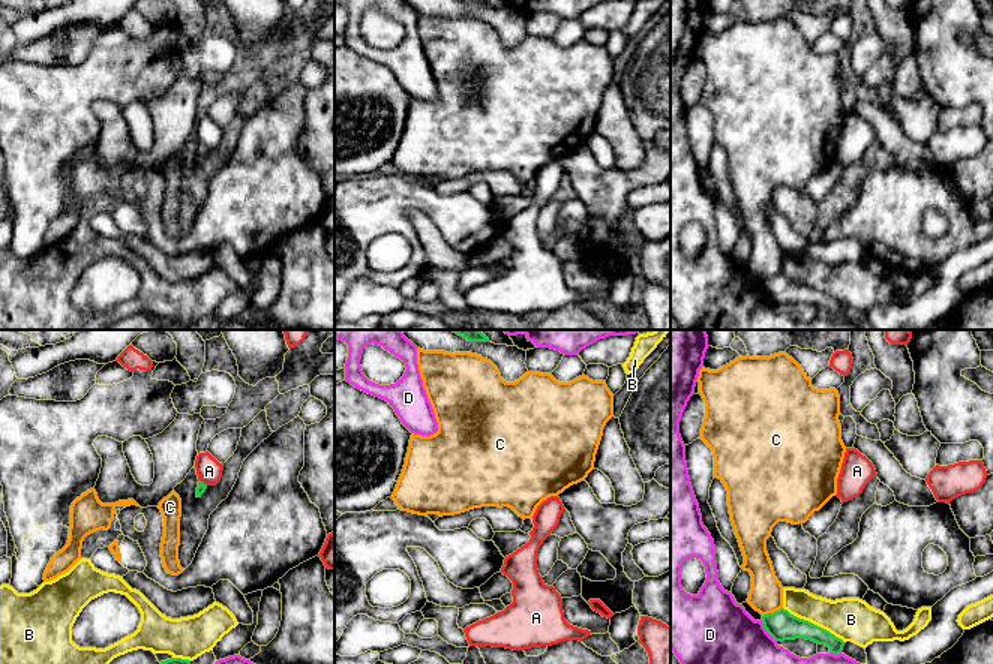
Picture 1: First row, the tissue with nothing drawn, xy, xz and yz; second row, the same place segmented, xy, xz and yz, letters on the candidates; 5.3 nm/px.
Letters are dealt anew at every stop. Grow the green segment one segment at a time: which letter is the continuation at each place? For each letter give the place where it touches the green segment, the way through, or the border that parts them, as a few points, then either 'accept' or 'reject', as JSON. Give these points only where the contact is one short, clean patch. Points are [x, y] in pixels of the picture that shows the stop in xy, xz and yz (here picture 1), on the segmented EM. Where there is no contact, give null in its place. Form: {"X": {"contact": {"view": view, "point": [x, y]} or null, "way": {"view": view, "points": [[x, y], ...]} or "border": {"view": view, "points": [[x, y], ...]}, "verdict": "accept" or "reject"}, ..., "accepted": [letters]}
{"A": {"contact": {"view": "xy", "point": [203, 483]}, "border": {"view": "xy", "points": [[200, 480], [206, 486]]}, "verdict": "reject"}, "B": {"contact": {"view": "yz", "point": [813, 624]}, "verdict": "reject"}, "C": {"contact": {"view": "yz", "point": [771, 613]}, "verdict": "reject"}, "D": {"contact": {"view": "yz", "point": [767, 631]}, "verdict": "reject"}, "accepted": []}

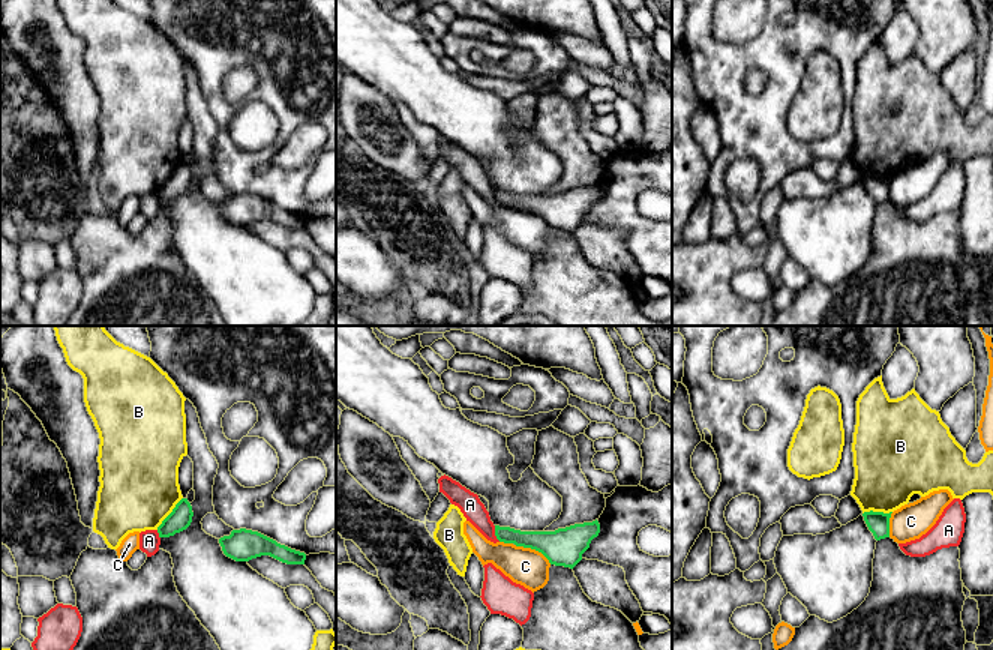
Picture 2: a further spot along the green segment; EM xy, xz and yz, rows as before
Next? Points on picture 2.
{"A": {"contact": {"view": "xz", "point": [495, 533]}, "border": {"view": "xz", "points": [[494, 526], [494, 535], [500, 541]]}, "verdict": "reject"}, "B": {"contact": {"view": "xy", "point": [170, 514]}, "verdict": "reject"}, "C": {"contact": {"view": "xz", "point": [533, 548]}, "verdict": "reject"}, "accepted": []}

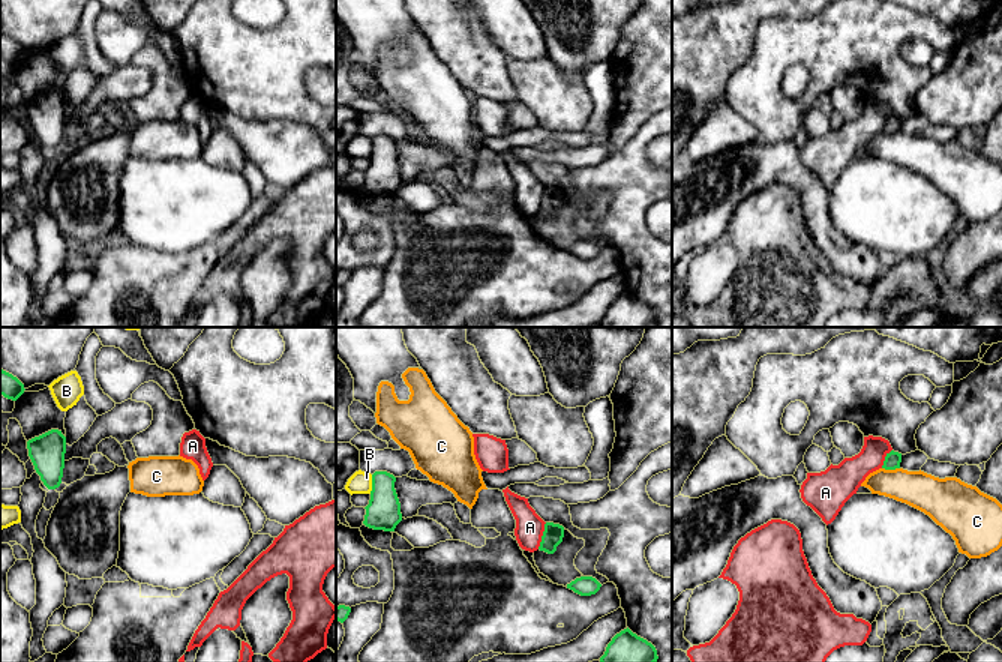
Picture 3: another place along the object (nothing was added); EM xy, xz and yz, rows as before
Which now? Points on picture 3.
{"A": {"contact": {"view": "xz", "point": [542, 536]}, "border": {"view": "xz", "points": [[546, 523], [537, 548]]}, "verdict": "reject"}, "B": {"contact": {"view": "xz", "point": [372, 484]}, "verdict": "reject"}, "C": {"contact": {"view": "yz", "point": [891, 469]}, "border": {"view": "yz", "points": [[882, 467], [899, 469]]}, "verdict": "reject"}, "accepted": []}

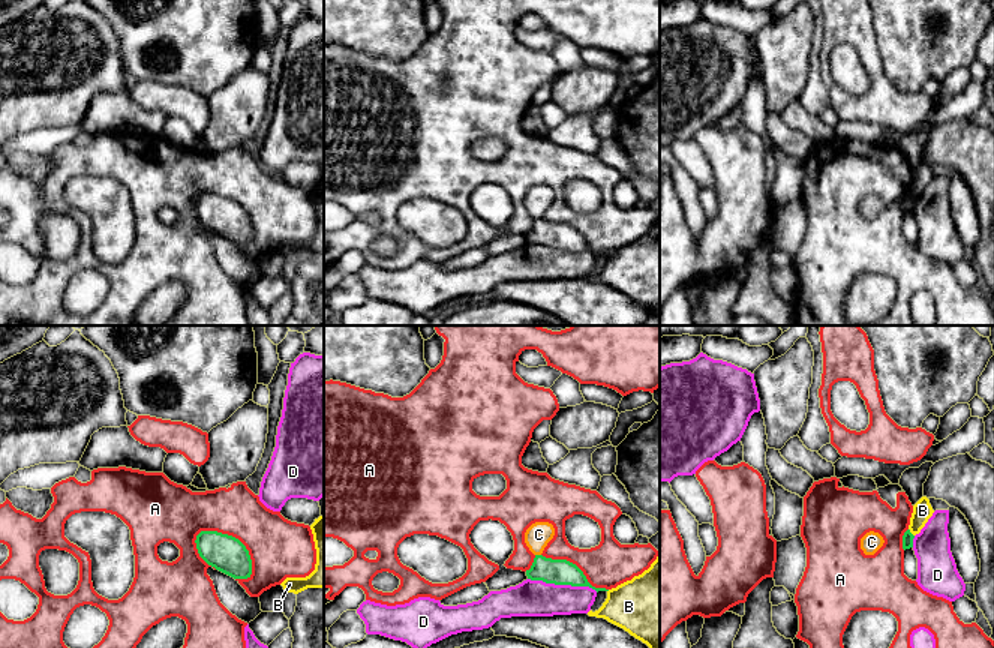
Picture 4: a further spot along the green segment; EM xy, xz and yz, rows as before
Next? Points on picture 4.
{"A": {"contact": {"view": "xy", "point": [234, 537]}, "verdict": "reject"}, "B": {"contact": {"view": "yz", "point": [910, 533]}, "verdict": "reject"}, "C": {"contact": {"view": "xz", "point": [538, 555]}, "way": {"view": "xz", "points": [[559, 572], [553, 572], [538, 555], [538, 534]]}, "verdict": "accept"}, "D": {"contact": {"view": "xz", "point": [562, 584]}, "verdict": "reject"}, "accepted": ["C"]}

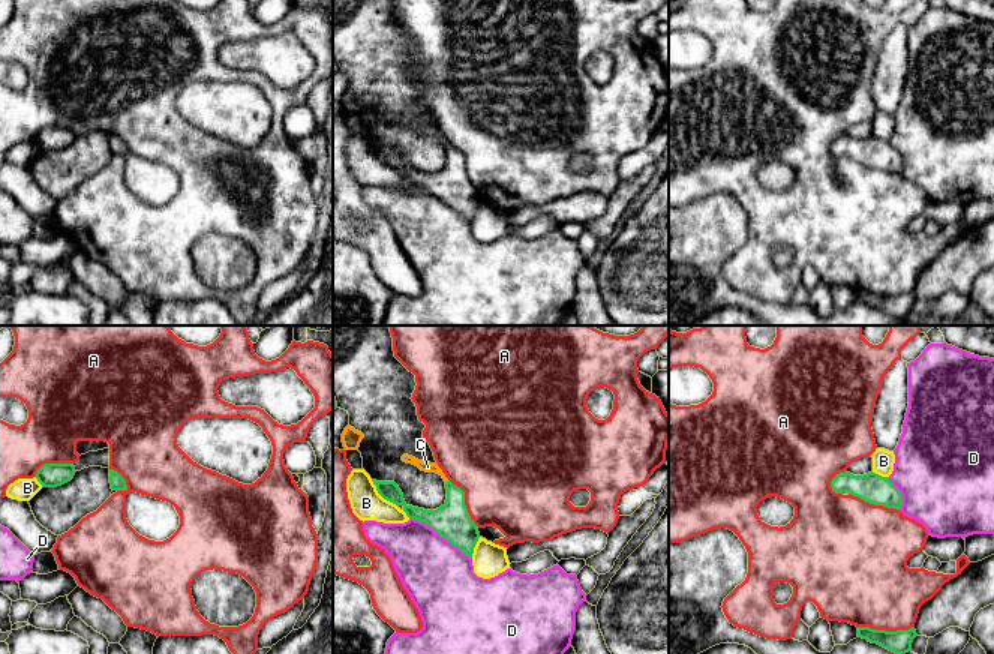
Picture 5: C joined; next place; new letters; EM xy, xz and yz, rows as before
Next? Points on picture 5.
{"A": {"contact": {"view": "yz", "point": [885, 630]}, "verdict": "reject"}, "B": {"contact": {"view": "xz", "point": [381, 495]}, "verdict": "reject"}, "C": {"contact": {"view": "xz", "point": [447, 482]}, "verdict": "accept"}, "D": {"contact": {"view": "xz", "point": [441, 536]}, "verdict": "reject"}, "accepted": ["C"]}

